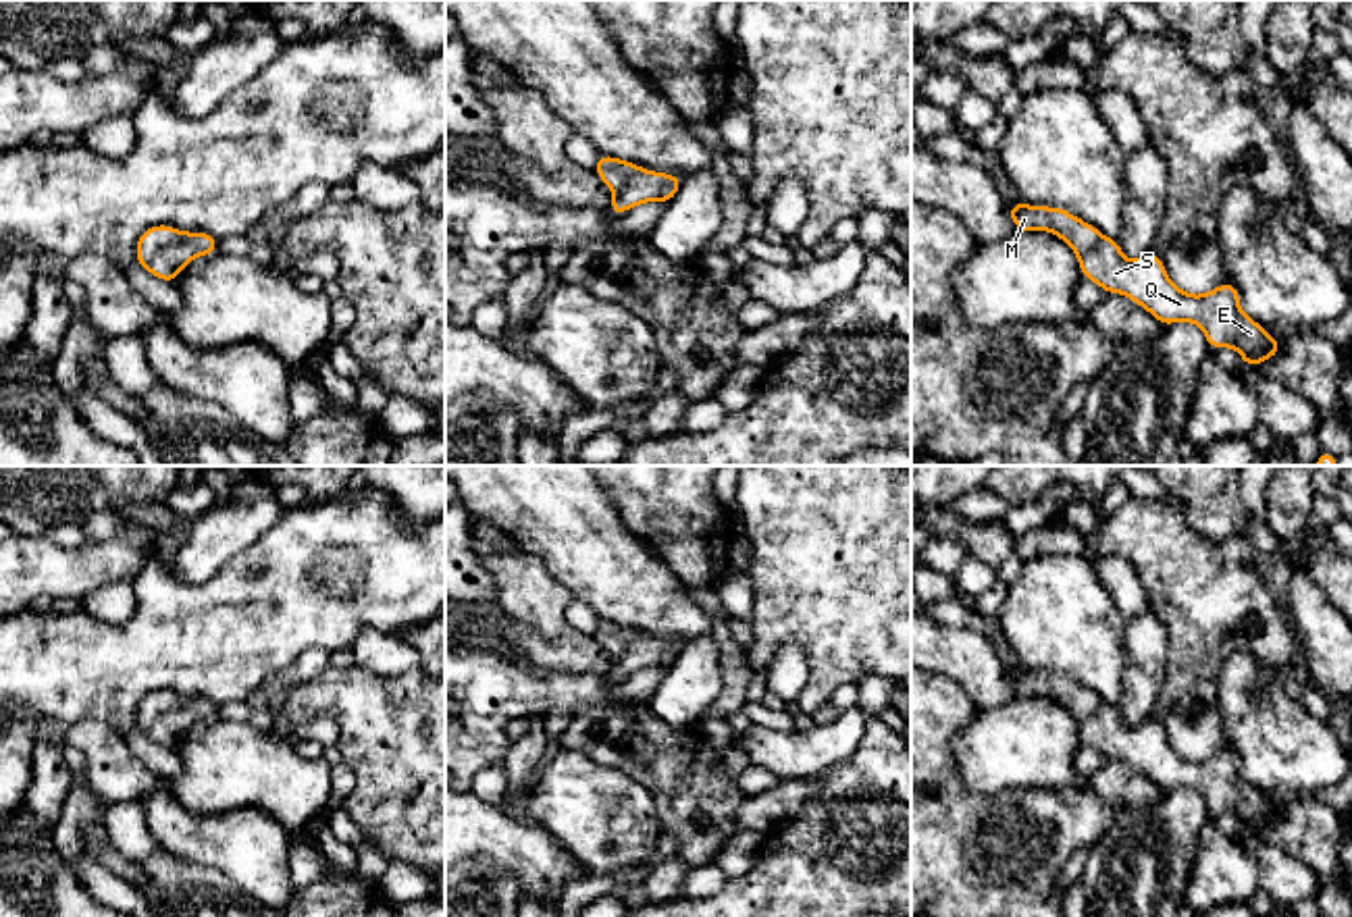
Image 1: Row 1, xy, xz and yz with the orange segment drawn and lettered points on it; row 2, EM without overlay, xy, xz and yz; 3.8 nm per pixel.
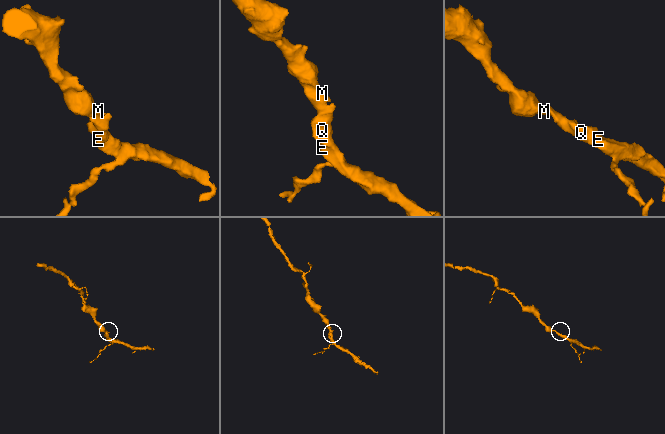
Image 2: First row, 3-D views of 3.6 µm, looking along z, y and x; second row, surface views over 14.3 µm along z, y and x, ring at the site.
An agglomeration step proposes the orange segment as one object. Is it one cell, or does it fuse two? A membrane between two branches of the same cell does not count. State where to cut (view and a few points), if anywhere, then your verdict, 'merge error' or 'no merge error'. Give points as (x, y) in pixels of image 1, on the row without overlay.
no cut; no merge error

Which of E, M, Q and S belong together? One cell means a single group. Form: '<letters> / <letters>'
E M Q S

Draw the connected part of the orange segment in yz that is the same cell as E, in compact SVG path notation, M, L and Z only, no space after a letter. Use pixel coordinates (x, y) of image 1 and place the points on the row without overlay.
M1017 665L1007 674L1015 697L1050 697L1077 719L1084 744L1094 746L1104 759L1127 761L1163 792L1194 788L1211 817L1236 813L1242 830L1252 834L1279 821L1281 807L1240 776L1240 757L1231 746L1204 761L1190 761L1171 749L1159 719L1146 717L1138 726L1125 726L1117 705L1104 703L1061 672L1028 672Z

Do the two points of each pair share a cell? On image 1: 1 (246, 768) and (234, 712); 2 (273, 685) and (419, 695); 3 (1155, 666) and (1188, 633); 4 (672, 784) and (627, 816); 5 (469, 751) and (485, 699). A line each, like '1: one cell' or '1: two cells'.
1: two cells
2: two cells
3: two cells
4: two cells
5: one cell

